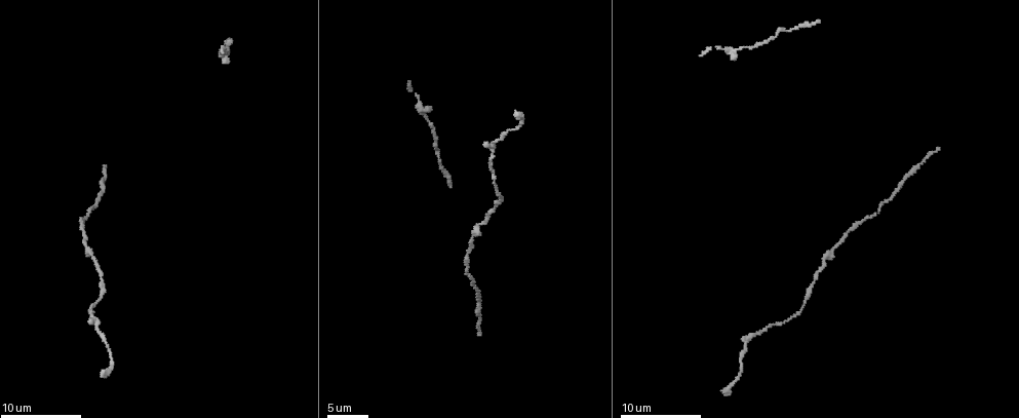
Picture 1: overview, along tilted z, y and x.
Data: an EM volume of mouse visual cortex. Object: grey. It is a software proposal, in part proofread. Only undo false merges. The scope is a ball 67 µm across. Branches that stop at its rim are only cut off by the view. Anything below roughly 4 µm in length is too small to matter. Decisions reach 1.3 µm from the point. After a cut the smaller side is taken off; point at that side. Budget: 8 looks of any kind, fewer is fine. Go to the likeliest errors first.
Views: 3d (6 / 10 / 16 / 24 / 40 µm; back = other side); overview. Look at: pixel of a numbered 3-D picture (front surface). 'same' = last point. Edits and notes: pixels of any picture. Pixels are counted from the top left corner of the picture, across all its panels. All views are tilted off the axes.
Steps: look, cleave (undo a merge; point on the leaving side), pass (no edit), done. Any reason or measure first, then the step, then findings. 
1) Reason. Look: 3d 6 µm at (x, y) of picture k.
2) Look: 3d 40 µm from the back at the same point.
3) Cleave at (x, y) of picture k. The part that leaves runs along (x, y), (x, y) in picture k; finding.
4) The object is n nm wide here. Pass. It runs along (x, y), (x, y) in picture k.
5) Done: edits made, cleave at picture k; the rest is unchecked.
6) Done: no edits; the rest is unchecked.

Calibre changes. Look: 3d 16 µm at (928, 156) of picture 1.

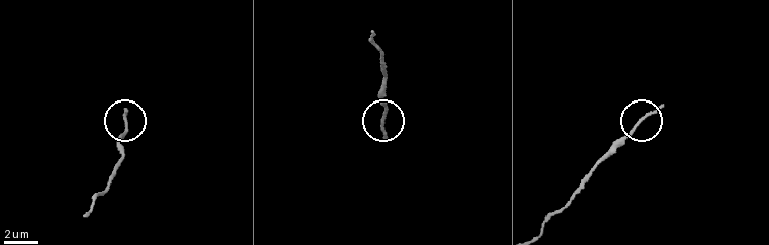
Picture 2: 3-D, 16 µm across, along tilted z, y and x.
From behind. Look: 3d 16 µm from the back at (124, 118) of picture 2.

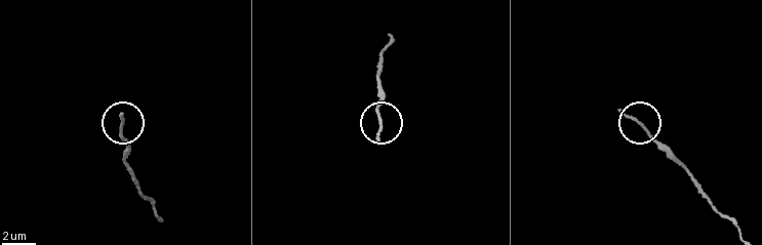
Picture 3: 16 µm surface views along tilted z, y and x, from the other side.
Pass. One cell here.

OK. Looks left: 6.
Calibre changes. Look: 3d 10 µm at (741, 356) of picture 1.

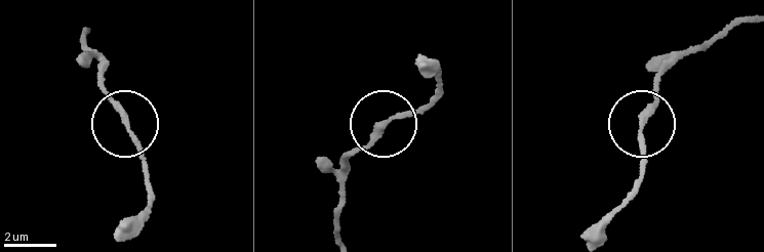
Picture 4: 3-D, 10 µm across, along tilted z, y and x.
Pass. Continuous, no second cell.

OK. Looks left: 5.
Sudden change in width. Look: 3d 10 µm at (806, 296) of picture 1.

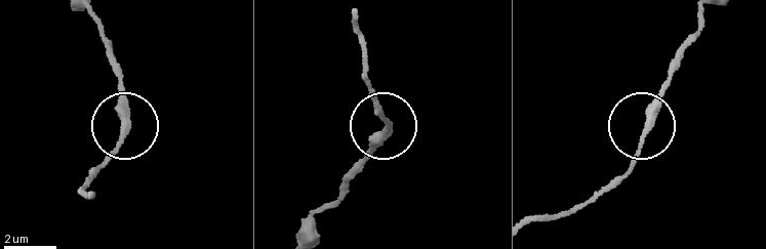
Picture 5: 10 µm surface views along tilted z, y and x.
Pass. It runs along (702, 15), (619, 183) in picture 5; one cell here.

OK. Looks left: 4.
Done: no edits; the rest is unchecked.

